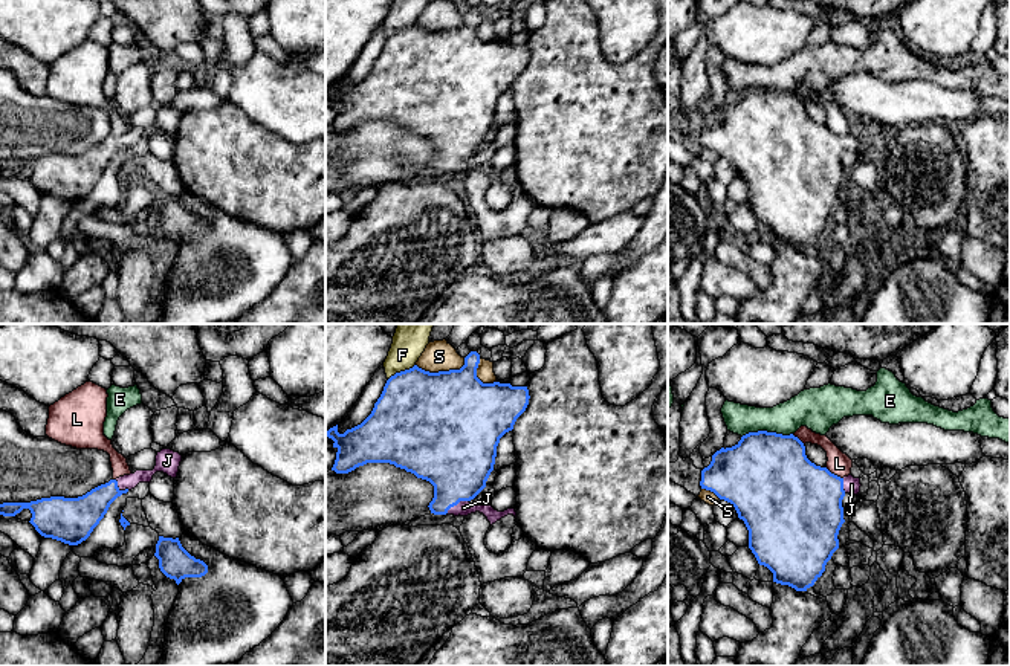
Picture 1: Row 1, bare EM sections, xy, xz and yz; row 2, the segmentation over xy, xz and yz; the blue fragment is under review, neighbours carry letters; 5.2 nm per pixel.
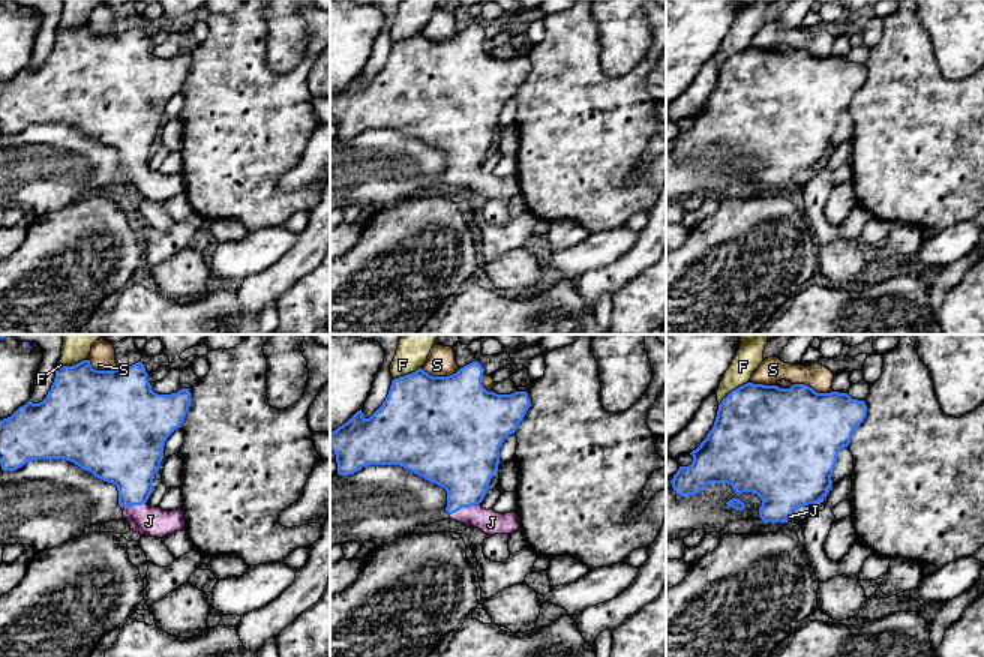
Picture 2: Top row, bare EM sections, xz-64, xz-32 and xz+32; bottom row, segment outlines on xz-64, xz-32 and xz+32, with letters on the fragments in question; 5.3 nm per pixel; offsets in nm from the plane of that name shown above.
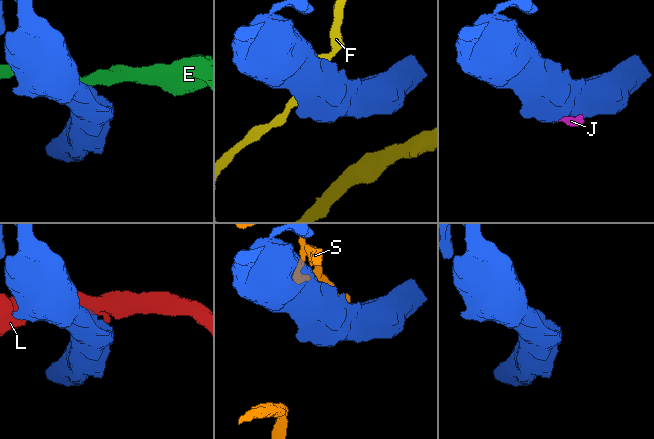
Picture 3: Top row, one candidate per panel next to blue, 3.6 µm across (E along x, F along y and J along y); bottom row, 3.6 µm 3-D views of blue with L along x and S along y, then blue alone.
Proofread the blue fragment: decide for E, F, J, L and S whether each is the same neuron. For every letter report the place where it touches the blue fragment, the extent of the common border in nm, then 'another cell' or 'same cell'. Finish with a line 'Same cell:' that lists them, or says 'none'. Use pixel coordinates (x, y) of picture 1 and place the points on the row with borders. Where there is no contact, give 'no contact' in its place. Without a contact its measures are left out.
E: contact yz (766, 431); length 280 nm; another cell
F: contact xz (401, 371); length 170 nm; another cell
J: contact xz (457, 503); length 140 nm; same cell
L: contact yz (833, 474); length 110 nm; another cell
S: contact xz (442, 371); length 260 nm; another cell
Same cell: J

